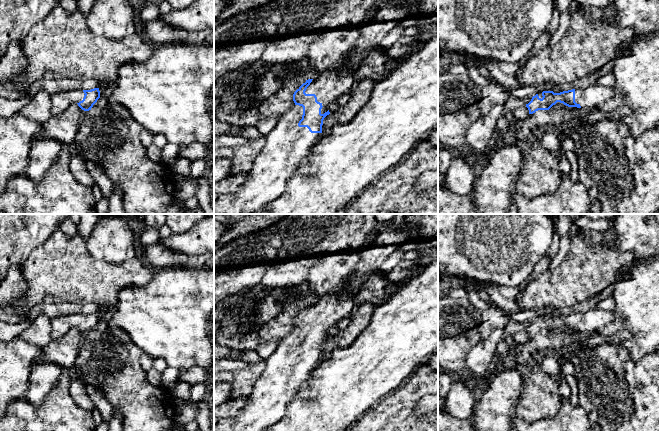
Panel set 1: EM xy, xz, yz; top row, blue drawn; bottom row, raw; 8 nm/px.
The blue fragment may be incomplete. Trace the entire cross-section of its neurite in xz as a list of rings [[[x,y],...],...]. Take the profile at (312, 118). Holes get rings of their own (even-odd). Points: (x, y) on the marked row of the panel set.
[[[371,19],[357,29],[360,38],[351,53],[343,56],[334,68],[317,73],[314,79],[306,80],[294,92],[295,105],[278,120],[276,127],[265,135],[265,144],[255,158],[246,180],[233,194],[214,197],[214,214],[262,214],[267,204],[285,192],[288,181],[296,175],[299,164],[308,159],[312,147],[321,138],[323,120],[330,114],[329,105],[337,102],[355,82],[351,68],[358,65],[366,53],[378,48],[382,39],[396,25],[393,21]]]

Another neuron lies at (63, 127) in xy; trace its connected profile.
[[[72,103],[64,112],[44,122],[43,131],[37,137],[53,139],[63,145],[73,143],[83,113],[77,103]]]

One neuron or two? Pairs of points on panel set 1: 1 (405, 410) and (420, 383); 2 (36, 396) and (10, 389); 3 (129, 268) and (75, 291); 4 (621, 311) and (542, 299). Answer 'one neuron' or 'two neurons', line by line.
1: one neuron
2: two neurons
3: one neuron
4: two neurons

